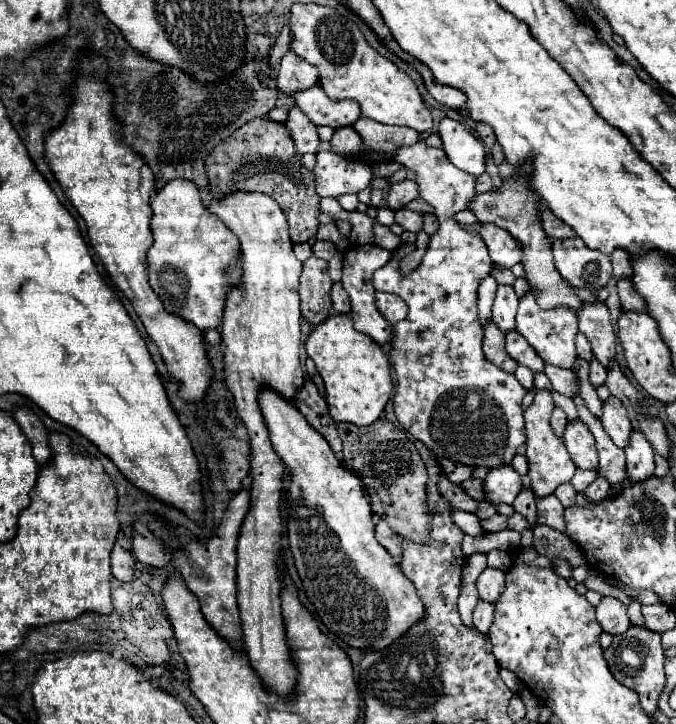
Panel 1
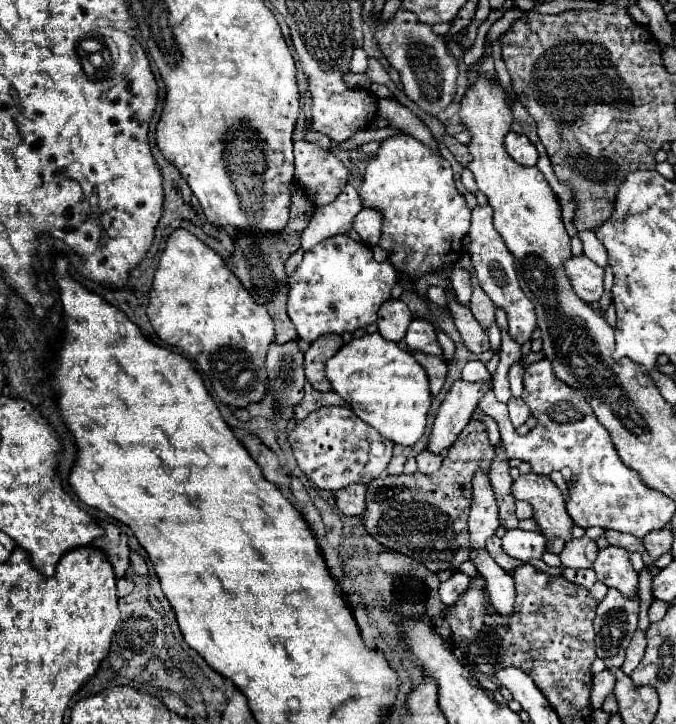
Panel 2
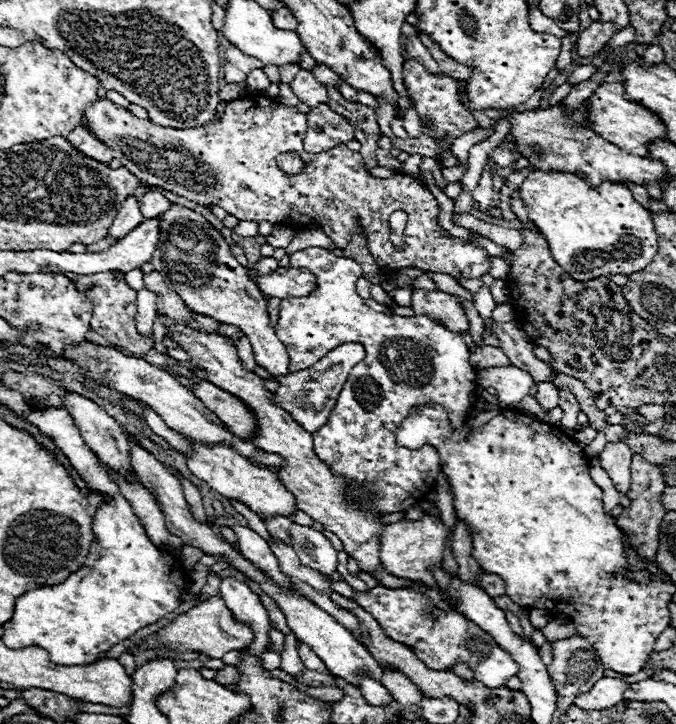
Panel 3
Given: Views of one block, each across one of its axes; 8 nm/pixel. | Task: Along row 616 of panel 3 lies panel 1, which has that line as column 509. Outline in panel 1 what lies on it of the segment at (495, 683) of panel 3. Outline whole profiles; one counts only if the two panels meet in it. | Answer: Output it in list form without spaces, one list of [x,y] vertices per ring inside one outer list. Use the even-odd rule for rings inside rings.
[[[424,142],[400,148],[394,160],[416,174],[420,196],[434,208],[440,222],[436,234],[428,238],[422,264],[410,276],[402,276],[398,264],[414,246],[400,246],[386,266],[374,272],[376,290],[398,294],[410,306],[404,322],[394,324],[394,348],[390,350],[398,380],[394,394],[396,418],[406,432],[424,442],[436,456],[472,468],[508,466],[516,456],[516,448],[526,442],[520,408],[526,392],[514,374],[506,374],[484,360],[484,330],[478,322],[476,290],[490,276],[492,260],[488,260],[480,236],[462,230],[454,220],[454,214],[466,210],[474,200],[476,176],[452,168],[442,148],[430,148]]]

